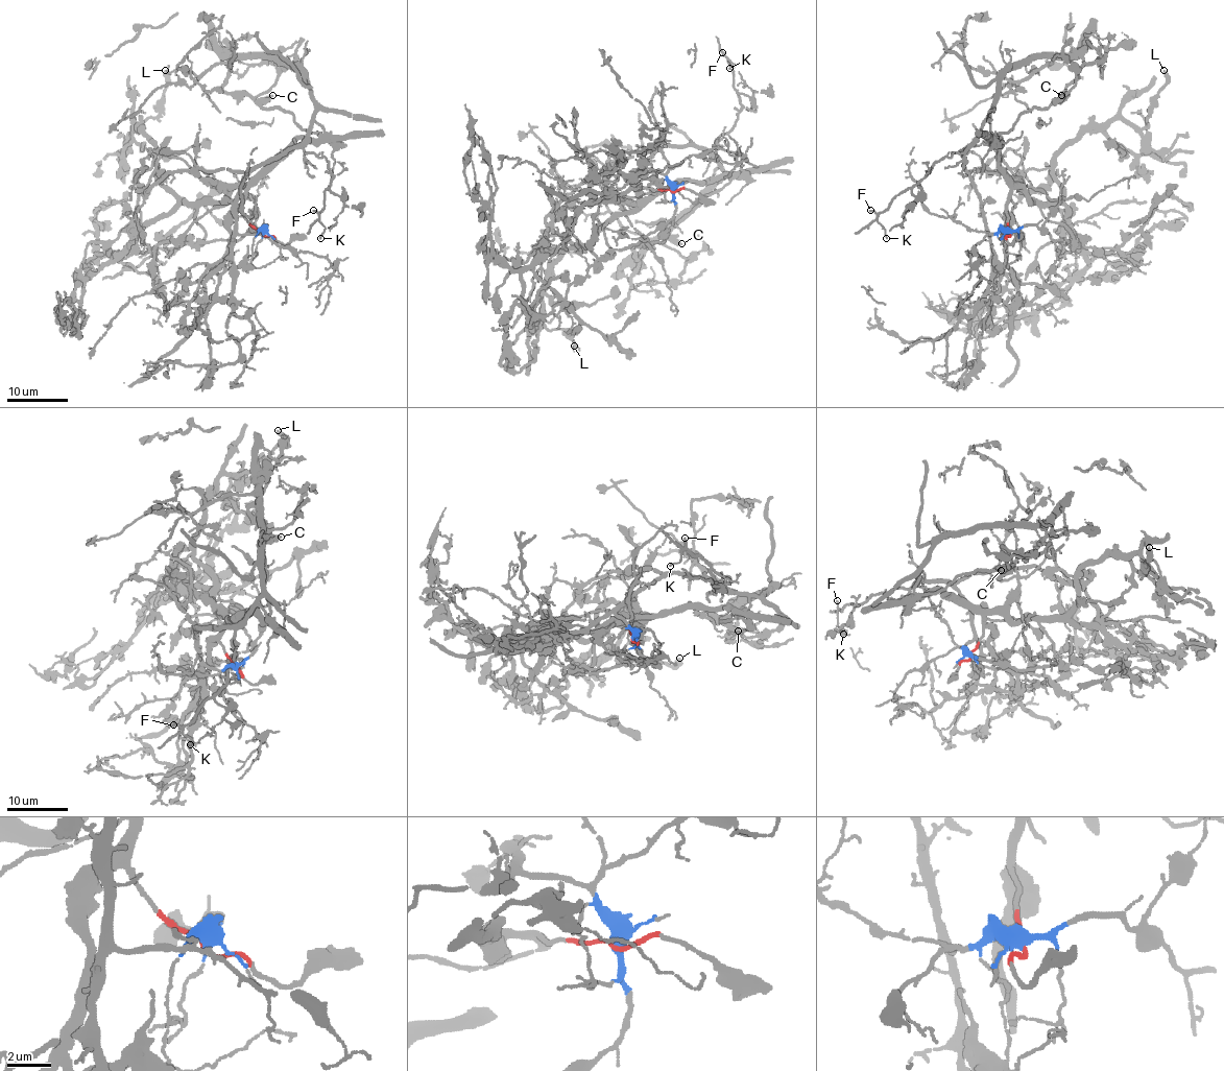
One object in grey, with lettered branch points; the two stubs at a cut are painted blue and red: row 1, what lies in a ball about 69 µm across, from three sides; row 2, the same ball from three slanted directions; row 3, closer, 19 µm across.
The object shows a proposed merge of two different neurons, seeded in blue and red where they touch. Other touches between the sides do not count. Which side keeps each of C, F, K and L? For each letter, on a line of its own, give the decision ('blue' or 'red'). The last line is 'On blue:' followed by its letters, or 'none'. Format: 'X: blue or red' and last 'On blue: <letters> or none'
C: red
F: blue
K: blue
L: red
On blue: F, K

